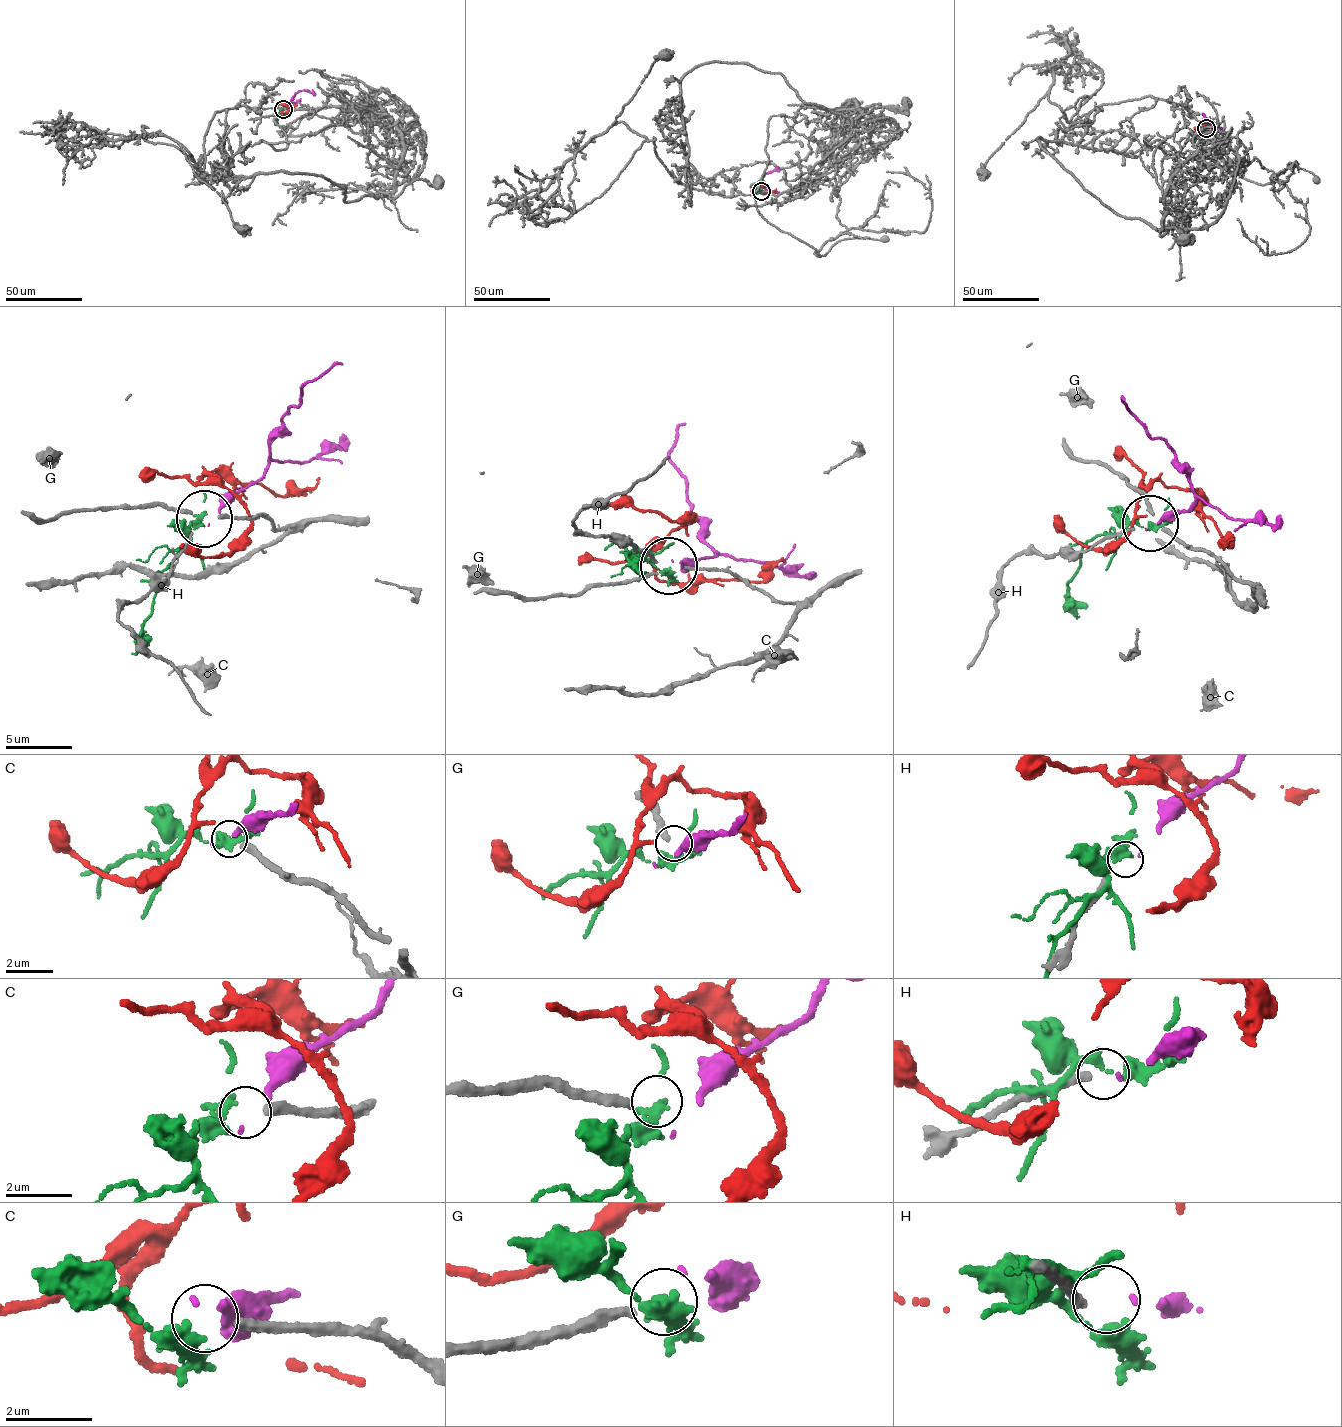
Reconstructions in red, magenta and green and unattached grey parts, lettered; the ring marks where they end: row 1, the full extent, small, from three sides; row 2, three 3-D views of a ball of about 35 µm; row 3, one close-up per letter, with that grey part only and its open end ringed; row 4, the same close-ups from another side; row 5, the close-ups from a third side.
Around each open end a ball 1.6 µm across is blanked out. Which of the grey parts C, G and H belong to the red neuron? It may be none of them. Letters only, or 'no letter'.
no letter

